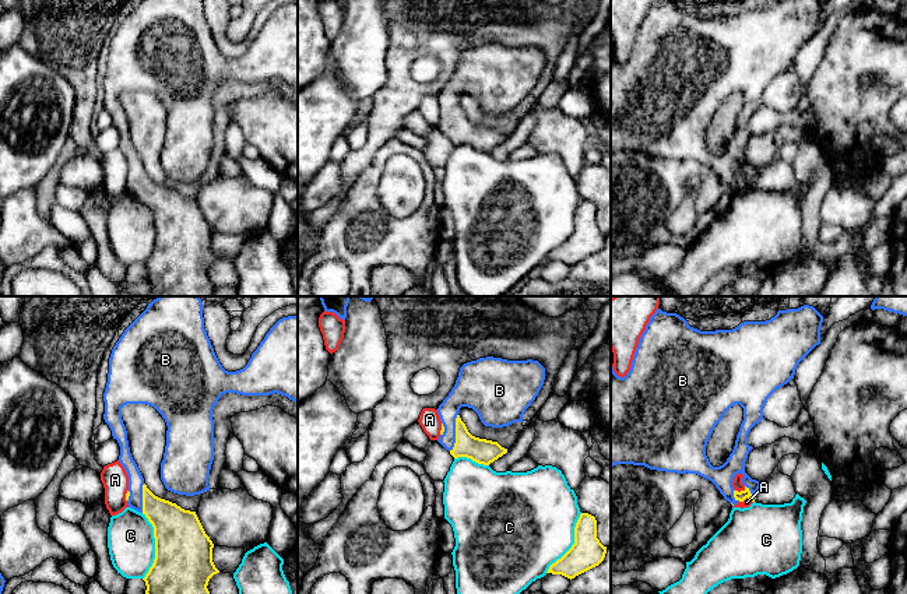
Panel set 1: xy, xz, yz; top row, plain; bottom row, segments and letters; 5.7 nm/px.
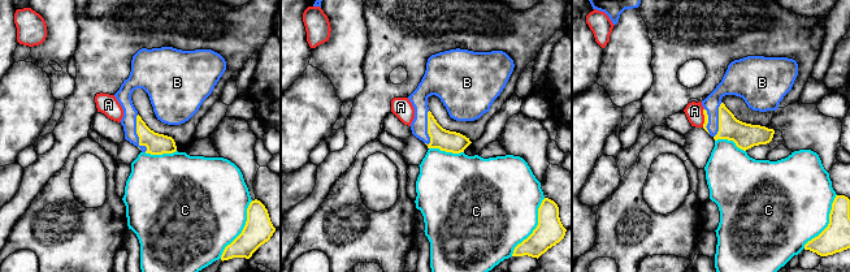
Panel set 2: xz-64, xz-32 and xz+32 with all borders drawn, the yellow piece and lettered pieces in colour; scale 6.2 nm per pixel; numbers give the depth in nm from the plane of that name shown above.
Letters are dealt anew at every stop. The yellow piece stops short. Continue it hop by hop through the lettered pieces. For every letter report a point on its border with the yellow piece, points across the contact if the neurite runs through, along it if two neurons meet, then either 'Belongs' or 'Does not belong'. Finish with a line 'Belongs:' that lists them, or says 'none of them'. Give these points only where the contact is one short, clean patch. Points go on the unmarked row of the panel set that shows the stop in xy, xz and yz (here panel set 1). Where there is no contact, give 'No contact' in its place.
A: Touches yellow at yz (741, 178). Boundary: yz (745, 174), (735, 178). Does not belong
B: Touches yellow at xz (456, 119). Belongs
C: Touches yellow at xy (155, 234). Does not belong
Belongs: B

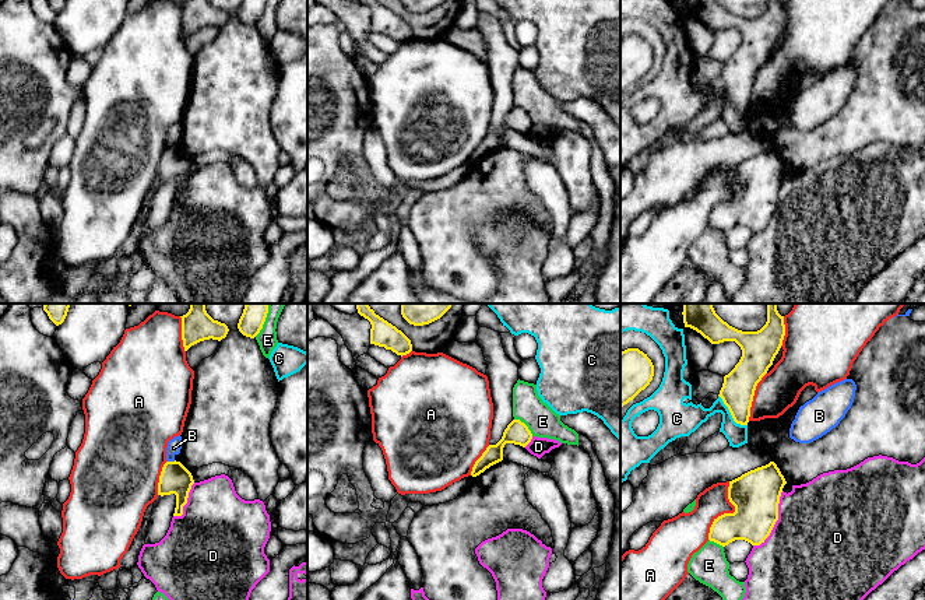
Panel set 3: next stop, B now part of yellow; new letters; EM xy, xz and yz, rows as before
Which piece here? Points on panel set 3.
A: Touches yellow at yz (730, 200). Does not belong
B: Touches yellow at xy (171, 148). Boundary: xy (175, 147), (168, 148). Does not belong
C: Touches yellow at yz (731, 101). Does not belong
D: Touches yellow at yz (777, 206). Does not belong
E: Touches yellow at xz (526, 112). Does not belong
Belongs: none of them

